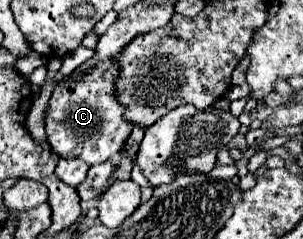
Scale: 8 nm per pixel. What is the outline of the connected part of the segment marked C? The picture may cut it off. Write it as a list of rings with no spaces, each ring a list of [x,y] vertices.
[[[113,57],[97,61],[97,65],[85,69],[81,75],[75,73],[67,75],[53,89],[45,129],[47,139],[59,157],[79,157],[89,165],[97,165],[105,163],[125,147],[135,125],[123,117],[125,107],[113,99],[117,79],[119,79],[119,63]]]

